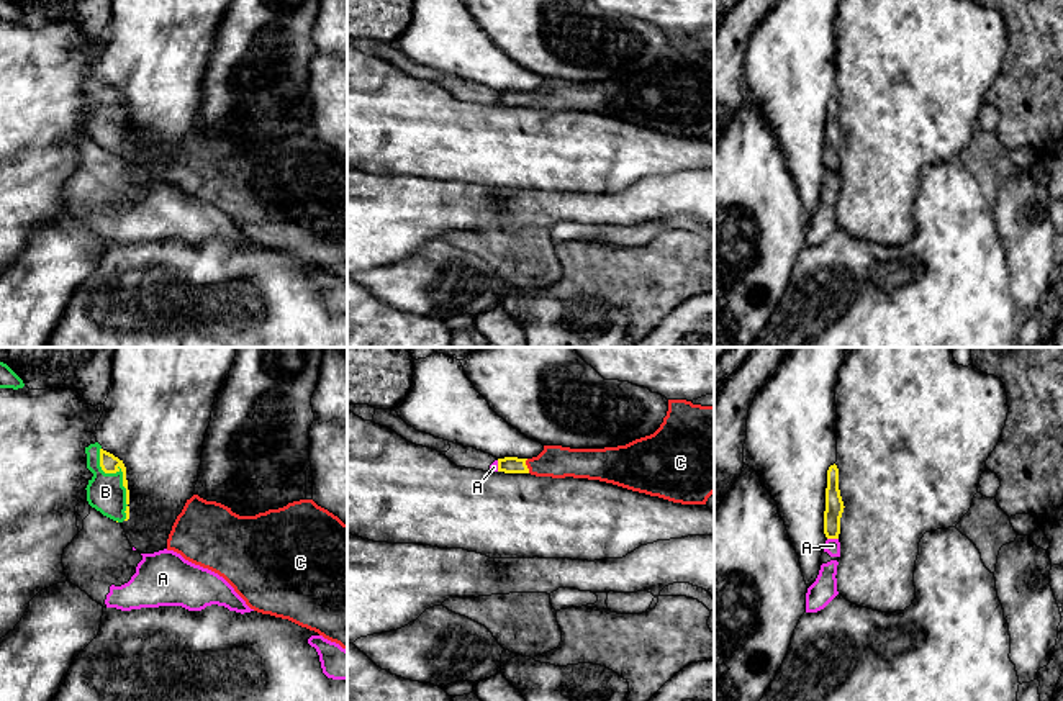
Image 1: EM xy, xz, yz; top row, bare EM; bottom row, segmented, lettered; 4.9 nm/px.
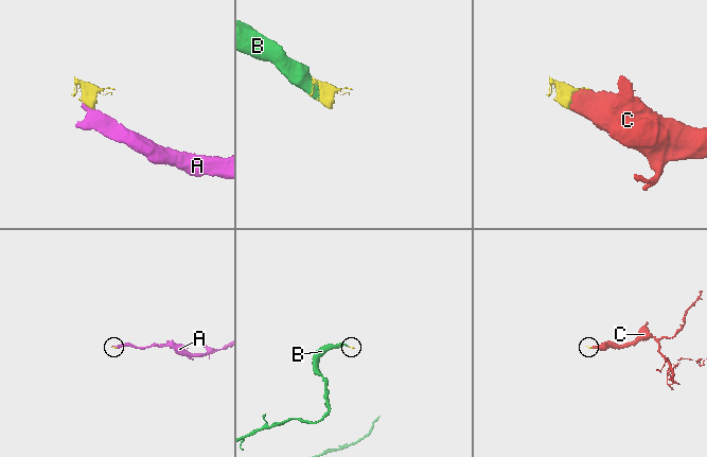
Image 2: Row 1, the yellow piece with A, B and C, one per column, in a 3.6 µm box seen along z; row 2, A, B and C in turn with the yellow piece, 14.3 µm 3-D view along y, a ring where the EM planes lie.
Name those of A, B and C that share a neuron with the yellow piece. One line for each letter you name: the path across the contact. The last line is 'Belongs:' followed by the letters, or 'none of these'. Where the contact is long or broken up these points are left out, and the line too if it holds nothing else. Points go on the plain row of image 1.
B: way xy (108, 95), (123, 108), (105, 125)
C: way xz (508, 97), (526, 99), (544, 99), (554, 94)
Belongs: B, C

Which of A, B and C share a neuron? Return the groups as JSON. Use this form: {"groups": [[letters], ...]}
{"groups": [["A"], ["B", "C"]]}

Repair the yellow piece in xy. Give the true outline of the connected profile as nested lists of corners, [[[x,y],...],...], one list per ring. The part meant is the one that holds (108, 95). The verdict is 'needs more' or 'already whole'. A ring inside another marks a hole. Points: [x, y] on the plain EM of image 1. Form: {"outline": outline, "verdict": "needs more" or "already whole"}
{"outline": [[[98,75],[85,80],[87,102],[93,106],[87,118],[87,134],[103,149],[123,156],[129,152],[129,123],[123,93]]], "verdict": "needs more"}

